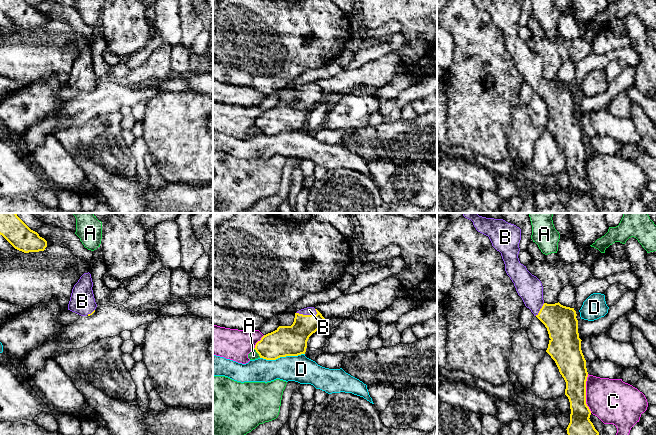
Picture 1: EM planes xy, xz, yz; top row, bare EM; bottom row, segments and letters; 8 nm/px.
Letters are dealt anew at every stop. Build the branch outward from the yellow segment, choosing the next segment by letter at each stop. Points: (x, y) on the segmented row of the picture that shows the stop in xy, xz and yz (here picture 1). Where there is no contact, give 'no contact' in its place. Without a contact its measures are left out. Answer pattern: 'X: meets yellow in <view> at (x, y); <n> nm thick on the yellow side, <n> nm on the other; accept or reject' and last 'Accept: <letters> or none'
A: meets yellow in xz at (257, 352); 240 nm thick on the yellow side, 70 nm on the other; reject
B: meets yellow in xz at (307, 315); 240 nm thick on the yellow side, 60 nm on the other; accept
C: meets yellow in yz at (585, 393); 220 nm thick on the yellow side, 360 nm on the other; reject
D: meets yellow in xz at (282, 356); 240 nm thick on the yellow side, 220 nm on the other; reject
Accept: B

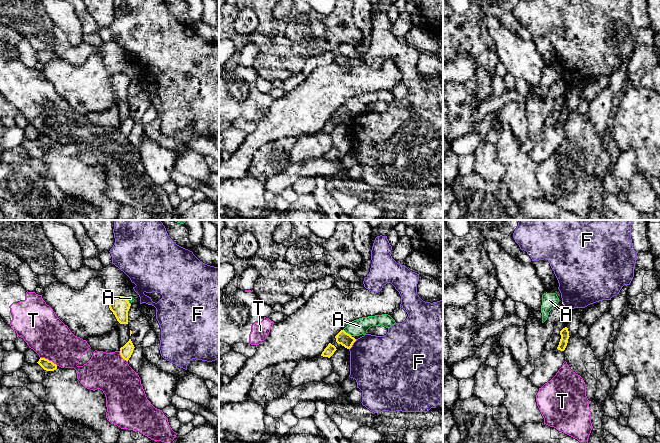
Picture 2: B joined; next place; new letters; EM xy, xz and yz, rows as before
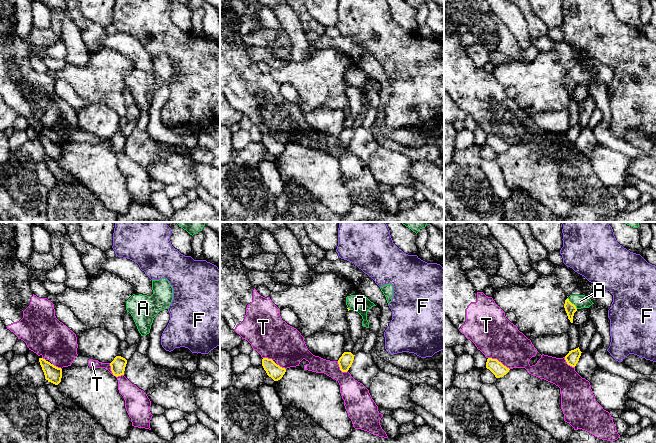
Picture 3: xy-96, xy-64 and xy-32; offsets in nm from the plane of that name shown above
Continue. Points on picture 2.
A: meets yellow in xz at (347, 333); 110 nm thick on the yellow side, 130 nm on the other; reject
F: meets yellow in xz at (352, 344); 110 nm thick on the yellow side, 440 nm on the other; reject
T: meets yellow in xy at (48, 360); 90 nm thick on the yellow side, 320 nm on the other; reject
Accept: none

